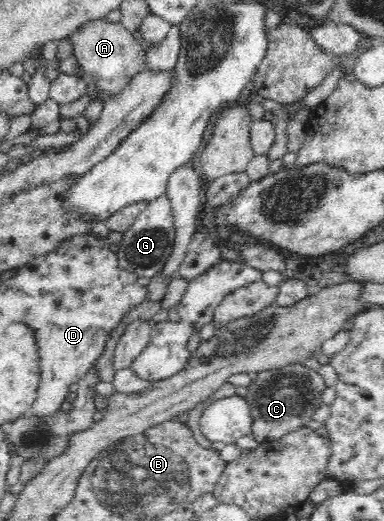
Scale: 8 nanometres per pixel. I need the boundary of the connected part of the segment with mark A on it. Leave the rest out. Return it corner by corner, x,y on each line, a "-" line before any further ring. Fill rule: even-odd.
91,19
90,22
83,23
73,35
69,35
67,40
71,44
72,53
74,53
78,64
83,72
92,78
97,89
105,93
107,96
119,93
131,79
139,72
146,70
145,68
145,49
144,45
119,21
111,23
104,19

